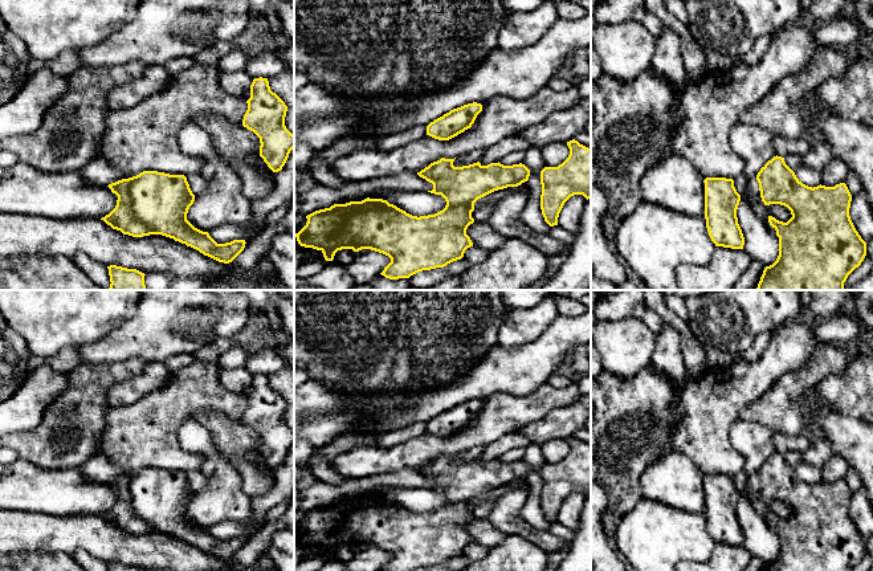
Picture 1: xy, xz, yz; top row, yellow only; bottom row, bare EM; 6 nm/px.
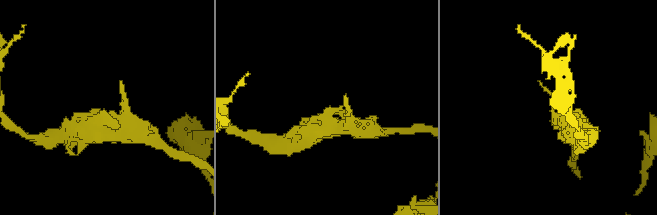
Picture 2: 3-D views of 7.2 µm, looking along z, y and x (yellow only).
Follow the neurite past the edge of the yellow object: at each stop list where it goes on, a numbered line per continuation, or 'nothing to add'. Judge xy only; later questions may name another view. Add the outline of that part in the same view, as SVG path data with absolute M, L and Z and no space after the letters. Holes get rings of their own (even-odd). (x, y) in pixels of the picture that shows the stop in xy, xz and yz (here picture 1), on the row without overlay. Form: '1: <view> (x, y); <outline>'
nothing to add

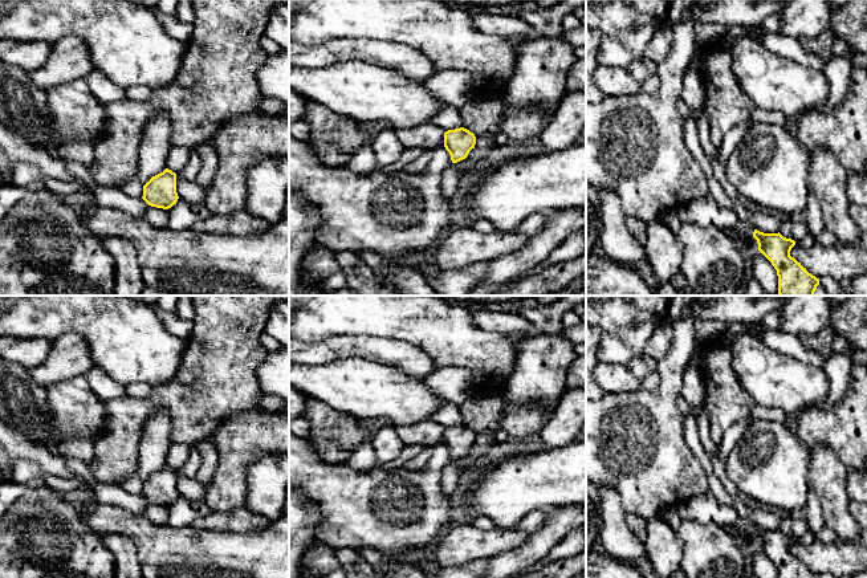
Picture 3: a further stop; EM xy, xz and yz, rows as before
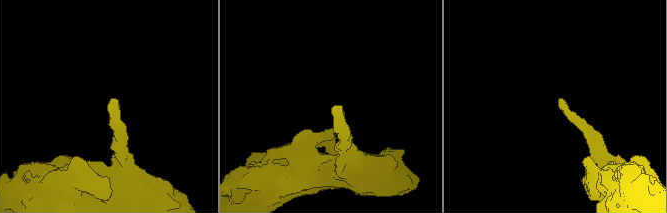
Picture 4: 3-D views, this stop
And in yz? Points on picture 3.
nothing to add

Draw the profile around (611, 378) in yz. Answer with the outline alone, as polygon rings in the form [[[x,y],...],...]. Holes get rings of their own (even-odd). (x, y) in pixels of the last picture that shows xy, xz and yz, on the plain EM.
[[[598,362],[594,379],[608,394],[630,392],[642,387],[642,382],[623,365]]]

